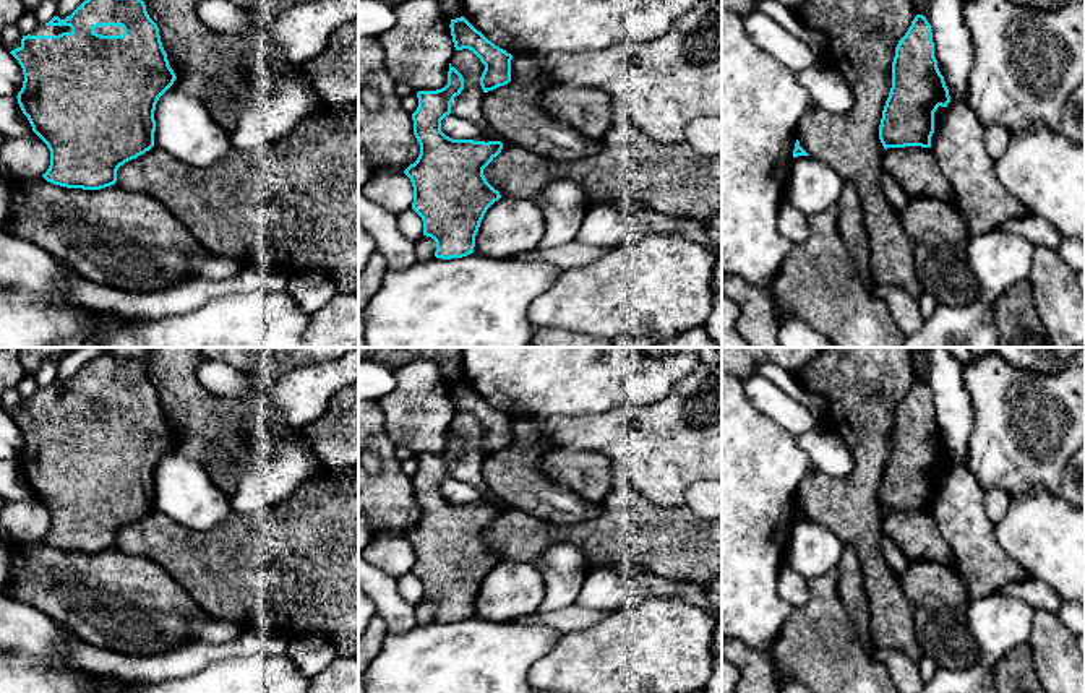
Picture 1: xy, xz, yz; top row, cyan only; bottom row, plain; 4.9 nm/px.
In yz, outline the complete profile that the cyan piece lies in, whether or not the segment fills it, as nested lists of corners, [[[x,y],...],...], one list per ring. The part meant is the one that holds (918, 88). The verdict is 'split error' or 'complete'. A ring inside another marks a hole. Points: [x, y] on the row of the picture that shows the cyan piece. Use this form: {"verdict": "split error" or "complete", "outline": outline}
{"verdict": "complete", "outline": [[[916,15],[895,47],[892,88],[879,125],[887,148],[931,148],[934,112],[950,102],[944,76],[934,57],[931,24]]]}

